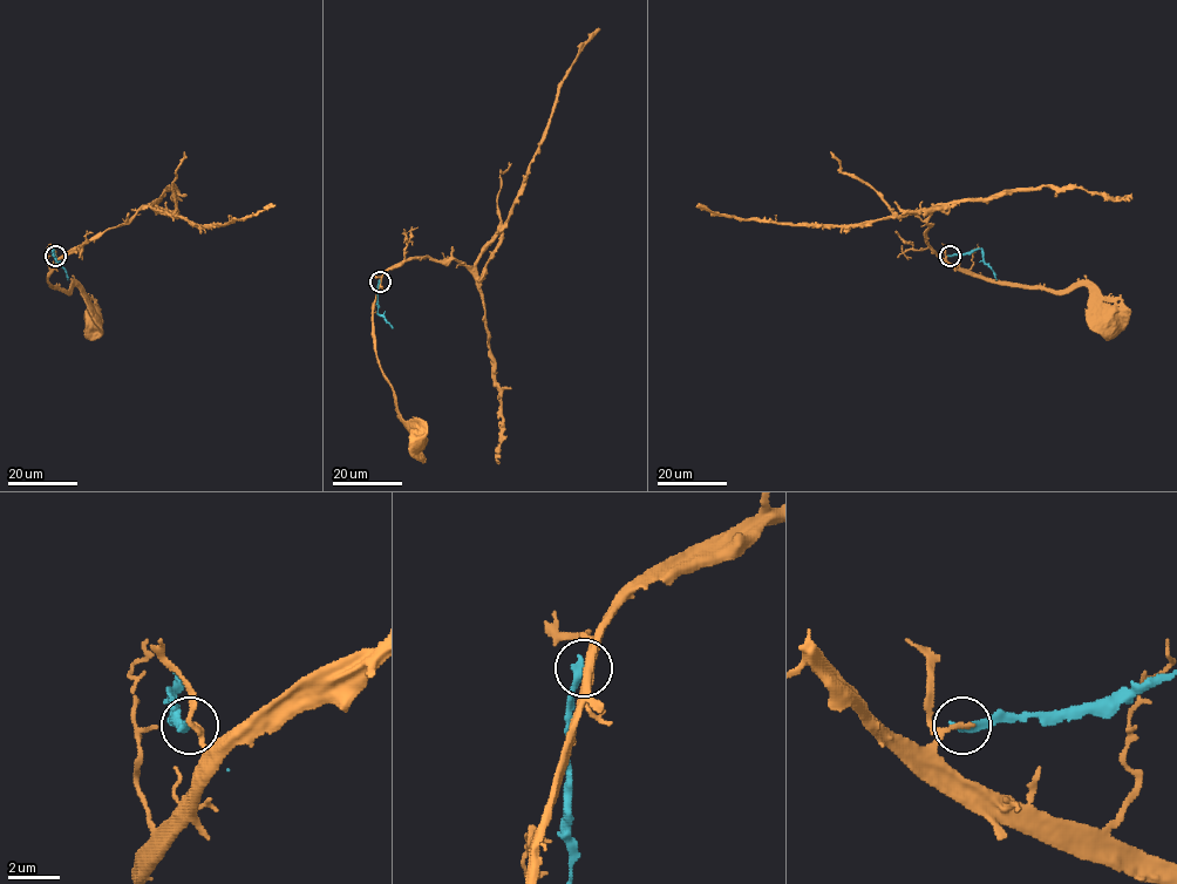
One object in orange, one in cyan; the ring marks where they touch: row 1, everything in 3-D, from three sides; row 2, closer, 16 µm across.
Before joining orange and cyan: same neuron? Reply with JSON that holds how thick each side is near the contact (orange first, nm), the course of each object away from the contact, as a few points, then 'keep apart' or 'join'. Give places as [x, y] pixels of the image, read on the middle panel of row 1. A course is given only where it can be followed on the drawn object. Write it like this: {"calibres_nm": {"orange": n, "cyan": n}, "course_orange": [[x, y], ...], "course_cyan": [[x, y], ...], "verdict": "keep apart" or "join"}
{"calibres_nm": {"orange": 190, "cyan": 340}, "course_orange": [[380, 281], [373, 304], [376, 361], [392, 388], [396, 409], [416, 442]], "course_cyan": [[379, 281], [376, 313], [393, 328]], "verdict": "keep apart"}

